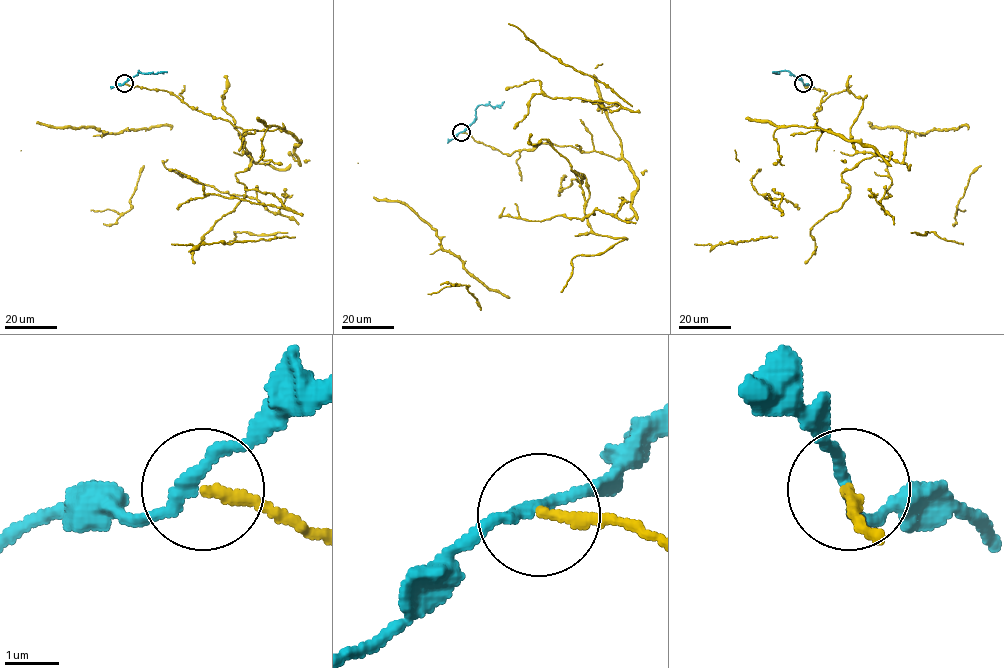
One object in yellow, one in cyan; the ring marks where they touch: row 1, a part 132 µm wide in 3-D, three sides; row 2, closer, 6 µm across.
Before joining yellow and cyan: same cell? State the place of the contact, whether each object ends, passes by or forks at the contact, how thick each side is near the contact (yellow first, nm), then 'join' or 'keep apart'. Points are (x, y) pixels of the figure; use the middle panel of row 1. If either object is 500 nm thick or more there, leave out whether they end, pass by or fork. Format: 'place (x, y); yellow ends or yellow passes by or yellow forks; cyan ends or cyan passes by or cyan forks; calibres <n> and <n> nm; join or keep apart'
place (461, 132); yellow ends; cyan passes by; calibres 190 and 200 nm; keep apart

